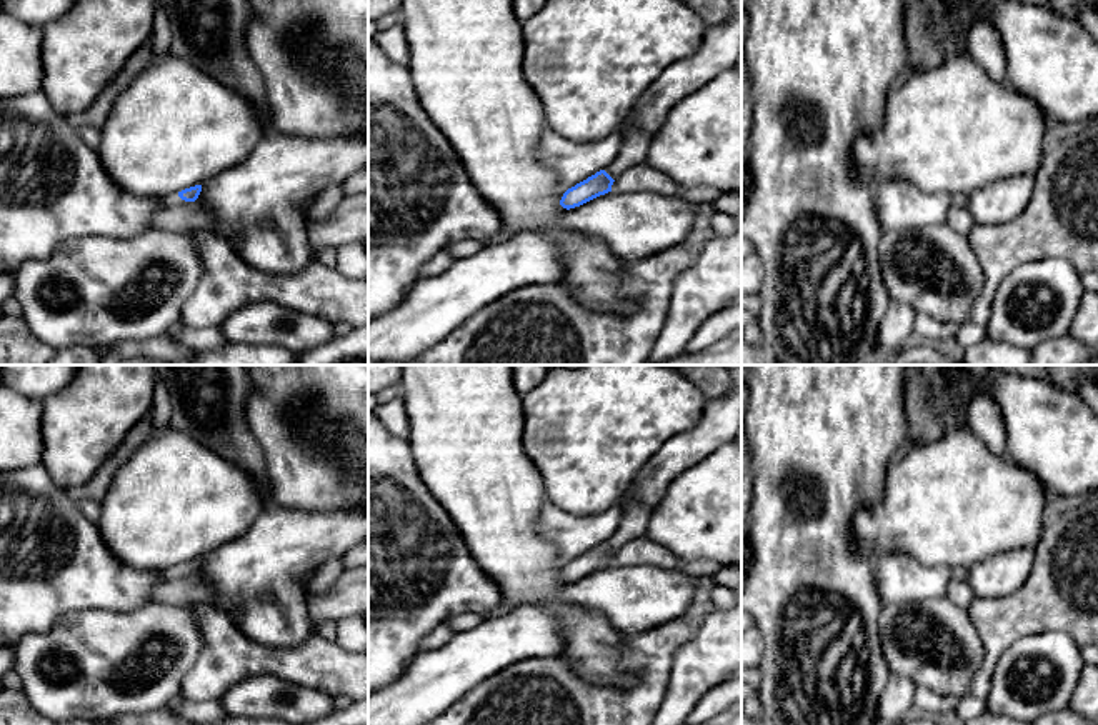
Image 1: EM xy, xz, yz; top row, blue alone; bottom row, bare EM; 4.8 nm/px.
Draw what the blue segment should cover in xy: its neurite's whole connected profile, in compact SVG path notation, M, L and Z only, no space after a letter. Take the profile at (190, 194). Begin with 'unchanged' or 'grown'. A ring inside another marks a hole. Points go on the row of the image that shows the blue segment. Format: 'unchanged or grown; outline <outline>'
grown; outline M195 185L195 187L178 192L178 193L160 197L160 207L163 210L163 208L185 205L187 202L195 202L198 198L200 192L202 192L202 185Z

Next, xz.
unchanged; outline M600 170L586 180L568 188L563 193L560 205L566 210L580 207L600 195L611 192L613 182L615 180L605 170Z

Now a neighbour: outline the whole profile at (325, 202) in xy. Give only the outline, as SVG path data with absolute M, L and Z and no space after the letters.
M342 185L325 187L313 200L308 218L313 222L325 220L343 200Z

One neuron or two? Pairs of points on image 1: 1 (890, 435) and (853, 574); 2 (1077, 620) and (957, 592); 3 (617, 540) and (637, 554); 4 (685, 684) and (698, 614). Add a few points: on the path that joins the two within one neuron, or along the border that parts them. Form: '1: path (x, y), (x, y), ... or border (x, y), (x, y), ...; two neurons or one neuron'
1: path (855, 470), (838, 487), (838, 539); one neuron
2: border (975, 597), (965, 609); two neurons
3: border (643, 534), (630, 539), (613, 552); two neurons
4: border (715, 609), (675, 652), (673, 664); two neurons

